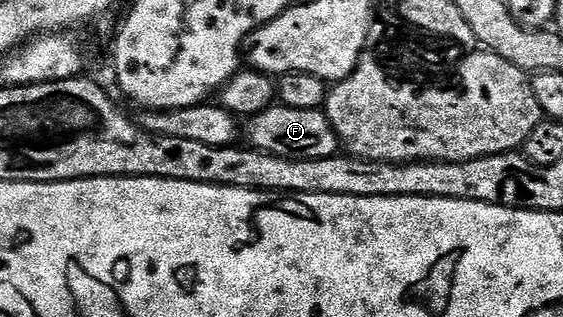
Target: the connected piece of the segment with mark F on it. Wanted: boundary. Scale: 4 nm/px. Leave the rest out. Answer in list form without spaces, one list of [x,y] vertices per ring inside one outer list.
[[[275,105],[264,113],[255,115],[244,127],[249,146],[255,151],[263,151],[285,159],[316,161],[320,157],[332,157],[339,154],[340,140],[328,121],[325,110],[292,109]]]

